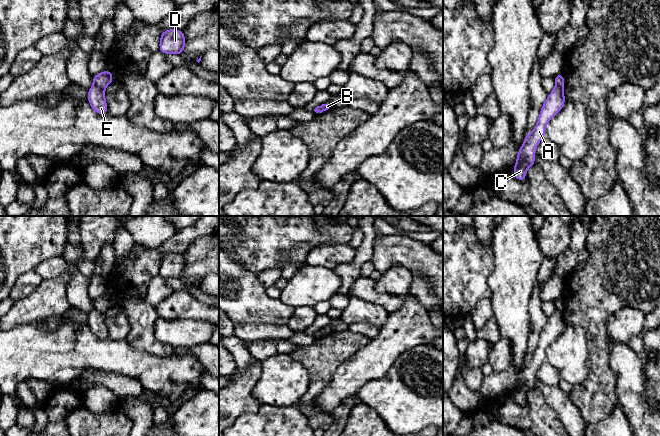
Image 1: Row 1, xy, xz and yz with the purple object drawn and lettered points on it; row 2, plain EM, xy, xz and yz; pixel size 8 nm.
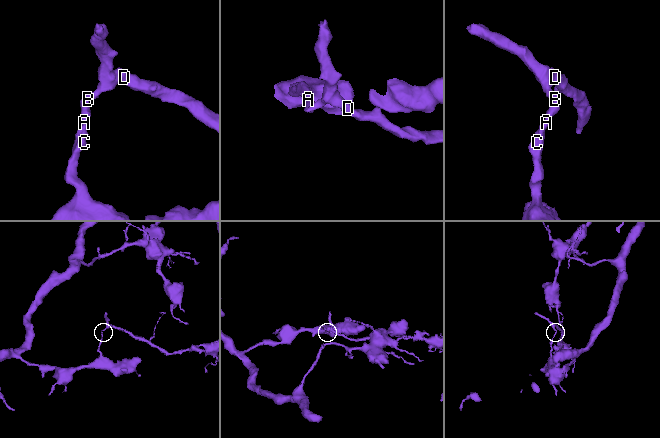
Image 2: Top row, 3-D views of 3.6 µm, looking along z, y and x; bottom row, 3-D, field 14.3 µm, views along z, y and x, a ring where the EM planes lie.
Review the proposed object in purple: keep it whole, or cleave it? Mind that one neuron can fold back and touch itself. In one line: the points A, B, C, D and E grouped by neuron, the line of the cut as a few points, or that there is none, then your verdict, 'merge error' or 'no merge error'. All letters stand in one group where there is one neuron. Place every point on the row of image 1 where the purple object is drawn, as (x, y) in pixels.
groups A C E / B D; cut xy (94, 84), (103, 89); merge error

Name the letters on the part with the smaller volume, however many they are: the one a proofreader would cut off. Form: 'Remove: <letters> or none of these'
Remove: B, D

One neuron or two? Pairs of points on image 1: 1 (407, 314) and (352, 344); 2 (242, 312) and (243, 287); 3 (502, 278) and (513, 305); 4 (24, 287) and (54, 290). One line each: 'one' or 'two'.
1: two
2: one
3: one
4: two

